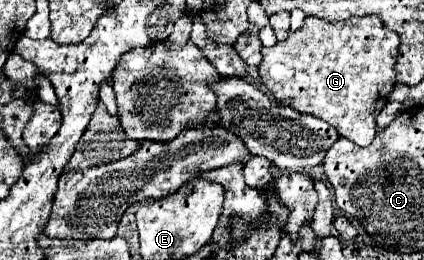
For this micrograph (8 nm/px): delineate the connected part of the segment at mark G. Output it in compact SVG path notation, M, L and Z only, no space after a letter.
M306 16L300 30L290 32L286 40L278 42L272 48L262 50L262 64L258 66L260 76L266 88L272 92L276 102L296 108L298 112L312 114L316 118L332 124L340 136L352 140L358 146L368 146L376 134L376 116L388 102L388 94L394 88L394 64L398 54L400 38L388 30L380 18L370 16L352 16L340 22L328 22L314 16Z

